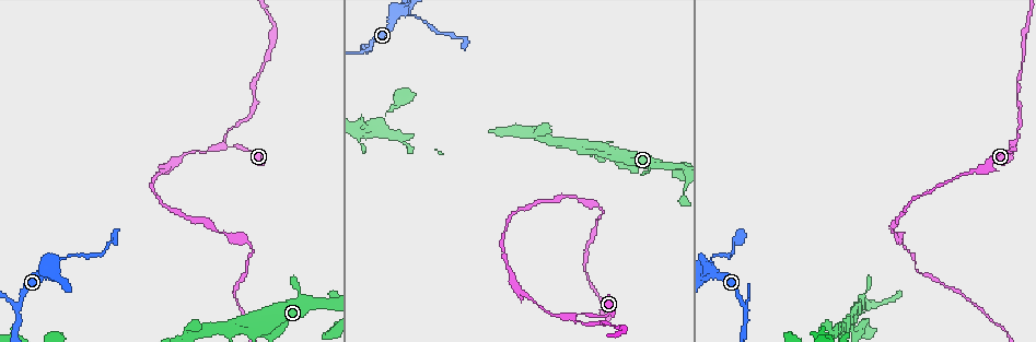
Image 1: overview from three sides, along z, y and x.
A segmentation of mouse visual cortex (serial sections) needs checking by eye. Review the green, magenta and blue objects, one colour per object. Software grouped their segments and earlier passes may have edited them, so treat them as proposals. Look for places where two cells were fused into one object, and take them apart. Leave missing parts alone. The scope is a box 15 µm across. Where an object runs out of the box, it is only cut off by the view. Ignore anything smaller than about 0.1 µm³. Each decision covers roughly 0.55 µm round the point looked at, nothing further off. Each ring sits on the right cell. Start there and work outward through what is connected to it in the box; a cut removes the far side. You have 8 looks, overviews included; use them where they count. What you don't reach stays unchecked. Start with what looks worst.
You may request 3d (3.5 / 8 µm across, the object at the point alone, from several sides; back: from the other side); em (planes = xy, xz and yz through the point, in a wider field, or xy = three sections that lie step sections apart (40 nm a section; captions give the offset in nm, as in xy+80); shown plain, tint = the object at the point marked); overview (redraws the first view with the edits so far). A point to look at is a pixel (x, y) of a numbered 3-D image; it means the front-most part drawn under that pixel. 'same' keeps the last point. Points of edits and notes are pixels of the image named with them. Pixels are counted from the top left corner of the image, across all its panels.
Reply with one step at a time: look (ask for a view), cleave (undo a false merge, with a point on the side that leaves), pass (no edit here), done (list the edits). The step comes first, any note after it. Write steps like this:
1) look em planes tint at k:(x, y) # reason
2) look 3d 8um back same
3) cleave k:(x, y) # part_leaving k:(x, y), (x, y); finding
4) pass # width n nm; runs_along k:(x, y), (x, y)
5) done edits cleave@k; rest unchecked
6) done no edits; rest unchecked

look 3d 8um at 1:(1012, 145)

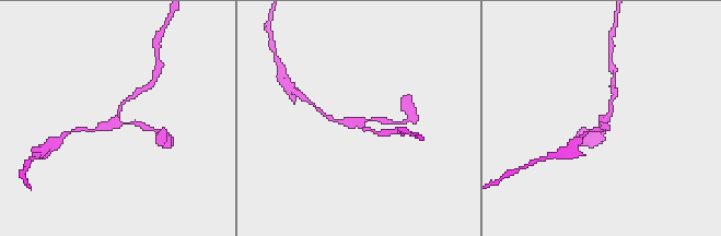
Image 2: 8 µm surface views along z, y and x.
look em xy step 1 tint at 2:(364, 121) # shape alone is not enough

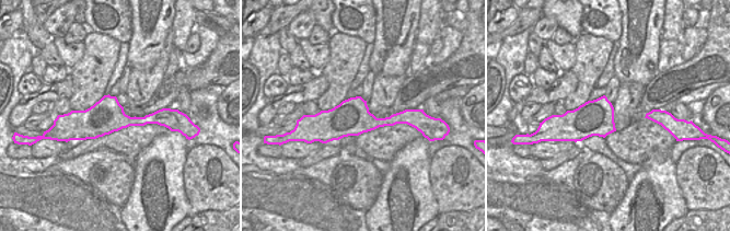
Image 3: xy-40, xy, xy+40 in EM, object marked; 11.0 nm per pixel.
pass # arms 3; runs_along 3:(165, 111), (145, 120), (71, 123); one cell here

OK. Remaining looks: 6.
look 3d 3.5um at 1:(742, 303) # arms part here

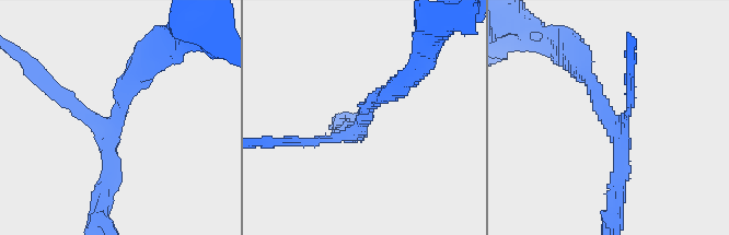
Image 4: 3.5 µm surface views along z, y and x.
pass # arm_widths 150, 200, 250 nm; continuous, no second cell

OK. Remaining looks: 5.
look 3d 3.5um at 1:(398, 14)

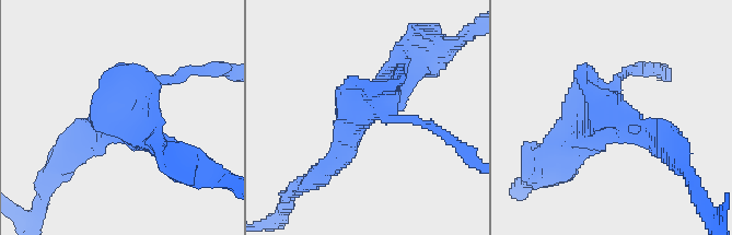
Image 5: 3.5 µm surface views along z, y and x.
look em xy step 5 tint at 5:(366, 112)

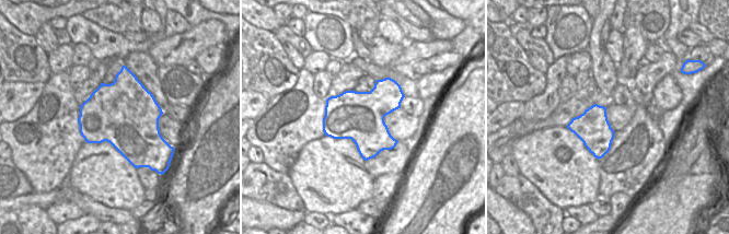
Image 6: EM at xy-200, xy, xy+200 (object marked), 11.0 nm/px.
pass # runs_along 5:(89, 138), (99, 118), (179, 74); continuous, no second cell

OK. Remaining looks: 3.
done no edits; rest unchecked

